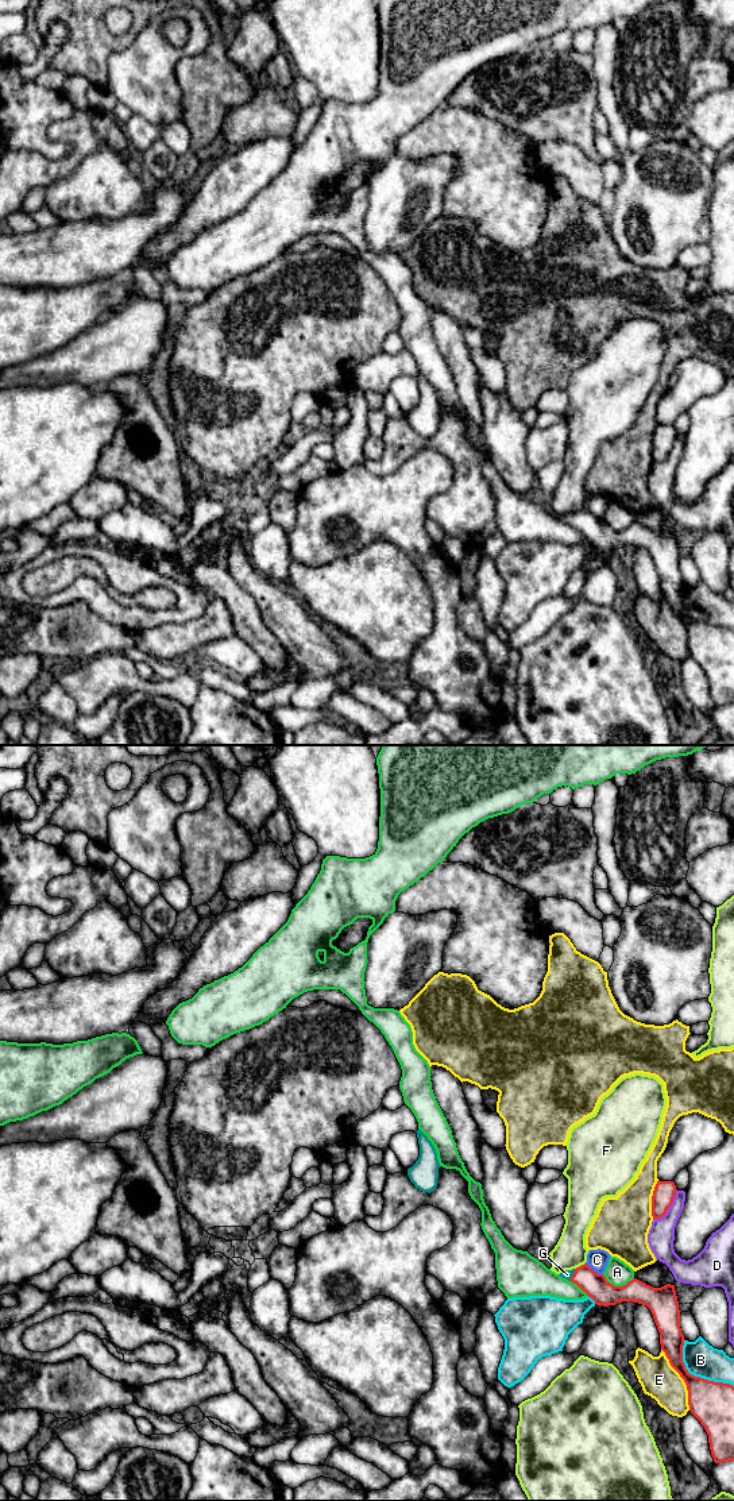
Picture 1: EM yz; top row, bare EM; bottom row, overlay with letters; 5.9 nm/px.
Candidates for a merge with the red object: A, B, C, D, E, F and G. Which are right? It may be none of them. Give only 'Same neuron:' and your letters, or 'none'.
Same neuron: G

